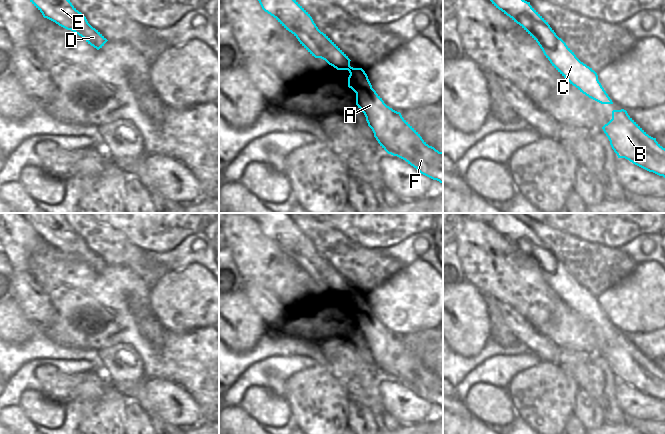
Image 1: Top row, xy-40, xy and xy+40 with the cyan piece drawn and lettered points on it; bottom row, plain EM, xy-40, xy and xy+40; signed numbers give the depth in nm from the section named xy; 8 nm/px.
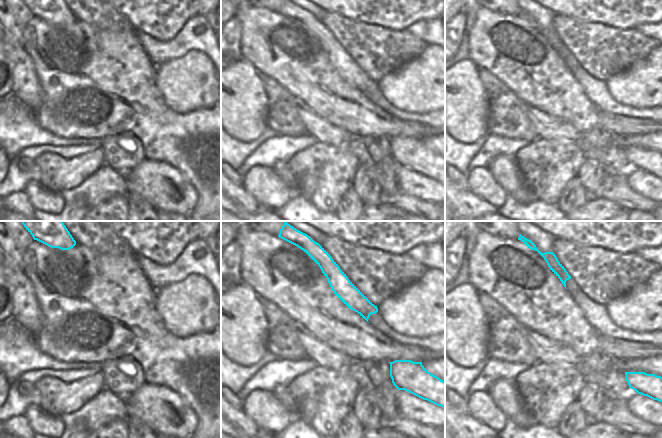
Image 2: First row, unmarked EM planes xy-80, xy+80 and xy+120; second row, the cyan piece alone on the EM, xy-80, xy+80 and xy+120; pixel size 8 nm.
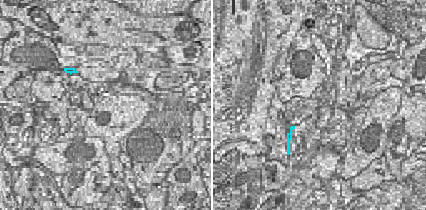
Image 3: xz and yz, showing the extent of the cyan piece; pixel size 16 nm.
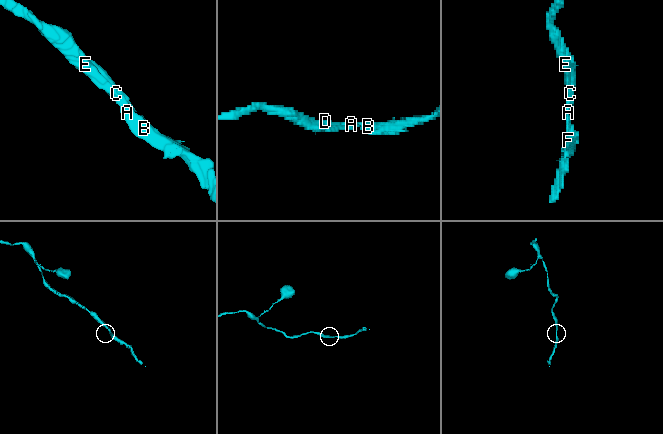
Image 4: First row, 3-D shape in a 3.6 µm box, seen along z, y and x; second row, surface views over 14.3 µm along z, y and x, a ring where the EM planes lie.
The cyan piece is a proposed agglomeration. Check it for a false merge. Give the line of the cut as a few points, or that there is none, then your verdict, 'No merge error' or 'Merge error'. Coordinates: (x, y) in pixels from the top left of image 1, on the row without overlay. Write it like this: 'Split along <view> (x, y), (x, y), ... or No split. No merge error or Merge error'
No split. No merge error.

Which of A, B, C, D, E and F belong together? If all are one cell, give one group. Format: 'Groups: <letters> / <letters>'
Groups: A B C D E F.

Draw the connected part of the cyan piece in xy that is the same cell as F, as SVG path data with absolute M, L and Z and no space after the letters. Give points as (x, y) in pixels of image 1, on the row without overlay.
M258 213L254 218L262 233L273 240L286 254L291 256L300 268L315 282L325 284L337 294L348 294L348 311L356 317L356 329L364 337L368 350L380 370L393 380L405 384L421 398L443 408L443 376L429 370L420 358L397 336L387 330L372 312L362 292L350 290L348 280L314 247L310 238L292 221L287 213Z

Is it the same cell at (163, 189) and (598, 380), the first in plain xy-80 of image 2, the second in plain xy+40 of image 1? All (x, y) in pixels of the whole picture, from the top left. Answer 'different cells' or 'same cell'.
different cells

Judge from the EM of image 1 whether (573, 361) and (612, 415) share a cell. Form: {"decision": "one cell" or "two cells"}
{"decision": "one cell"}

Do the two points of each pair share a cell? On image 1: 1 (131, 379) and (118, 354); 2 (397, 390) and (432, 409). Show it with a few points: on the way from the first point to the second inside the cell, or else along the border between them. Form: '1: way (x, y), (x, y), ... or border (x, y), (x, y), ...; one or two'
1: way (126, 373), (121, 360); one
2: way (406, 398), (417, 409), (423, 409); one

